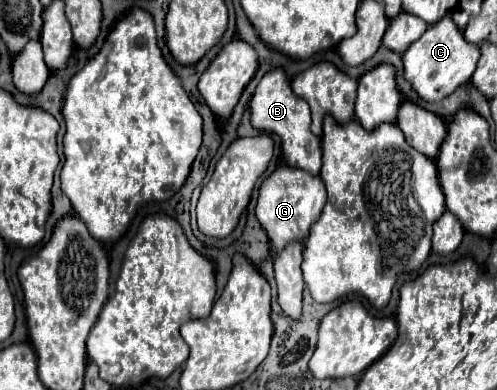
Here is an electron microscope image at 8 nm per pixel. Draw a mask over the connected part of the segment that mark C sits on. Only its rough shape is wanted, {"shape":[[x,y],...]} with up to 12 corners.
{"shape":[[441,18],[403,54],[403,76],[439,102],[471,78],[479,46]]}

